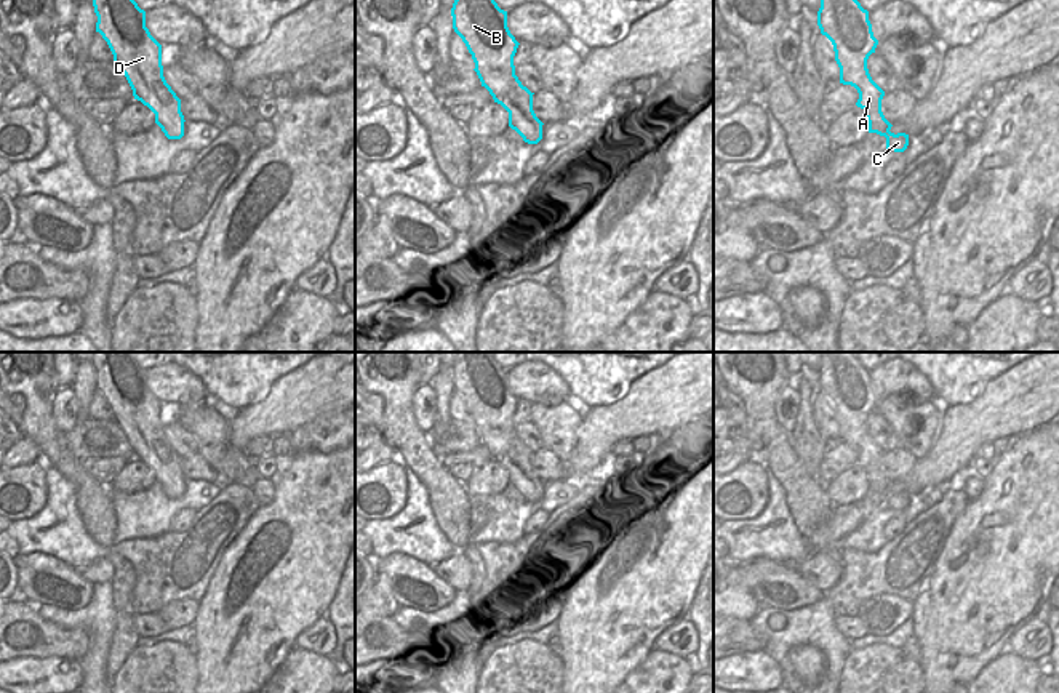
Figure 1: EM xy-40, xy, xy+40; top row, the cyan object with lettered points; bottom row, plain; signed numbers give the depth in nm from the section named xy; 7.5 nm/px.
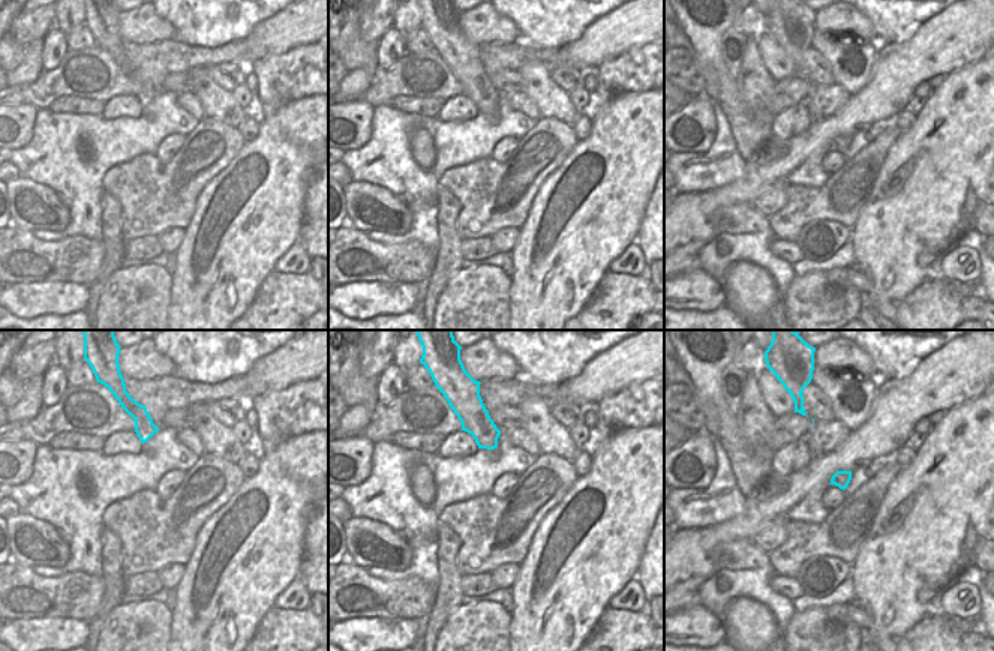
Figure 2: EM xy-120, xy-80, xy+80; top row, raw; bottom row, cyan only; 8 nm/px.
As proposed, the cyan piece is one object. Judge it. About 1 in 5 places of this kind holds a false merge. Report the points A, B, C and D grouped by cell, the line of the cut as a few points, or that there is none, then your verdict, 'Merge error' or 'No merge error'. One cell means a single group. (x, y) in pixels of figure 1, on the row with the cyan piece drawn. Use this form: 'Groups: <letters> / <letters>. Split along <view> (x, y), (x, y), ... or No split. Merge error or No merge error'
Groups: A B C D. No split. No merge error.

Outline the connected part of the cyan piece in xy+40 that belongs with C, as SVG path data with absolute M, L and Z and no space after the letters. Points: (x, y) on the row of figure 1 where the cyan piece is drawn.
M821 0L817 26L835 51L840 67L840 83L857 90L856 102L865 112L869 133L886 138L886 149L904 152L909 146L909 134L891 133L891 123L881 112L885 91L872 80L867 59L878 45L873 37L869 11L857 0Z

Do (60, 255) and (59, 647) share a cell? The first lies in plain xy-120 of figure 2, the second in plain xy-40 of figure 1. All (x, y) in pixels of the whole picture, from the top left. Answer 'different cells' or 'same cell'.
same cell

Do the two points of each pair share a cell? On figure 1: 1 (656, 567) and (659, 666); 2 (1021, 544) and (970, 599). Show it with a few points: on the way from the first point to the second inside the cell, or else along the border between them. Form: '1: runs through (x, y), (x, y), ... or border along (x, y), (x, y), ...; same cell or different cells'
1: border along (653, 647), (627, 676); different cells
2: runs through (1011, 557), (983, 586); same cell

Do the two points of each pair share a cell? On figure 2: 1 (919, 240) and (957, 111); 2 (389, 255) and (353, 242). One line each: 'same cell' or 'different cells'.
1: same cell
2: same cell

